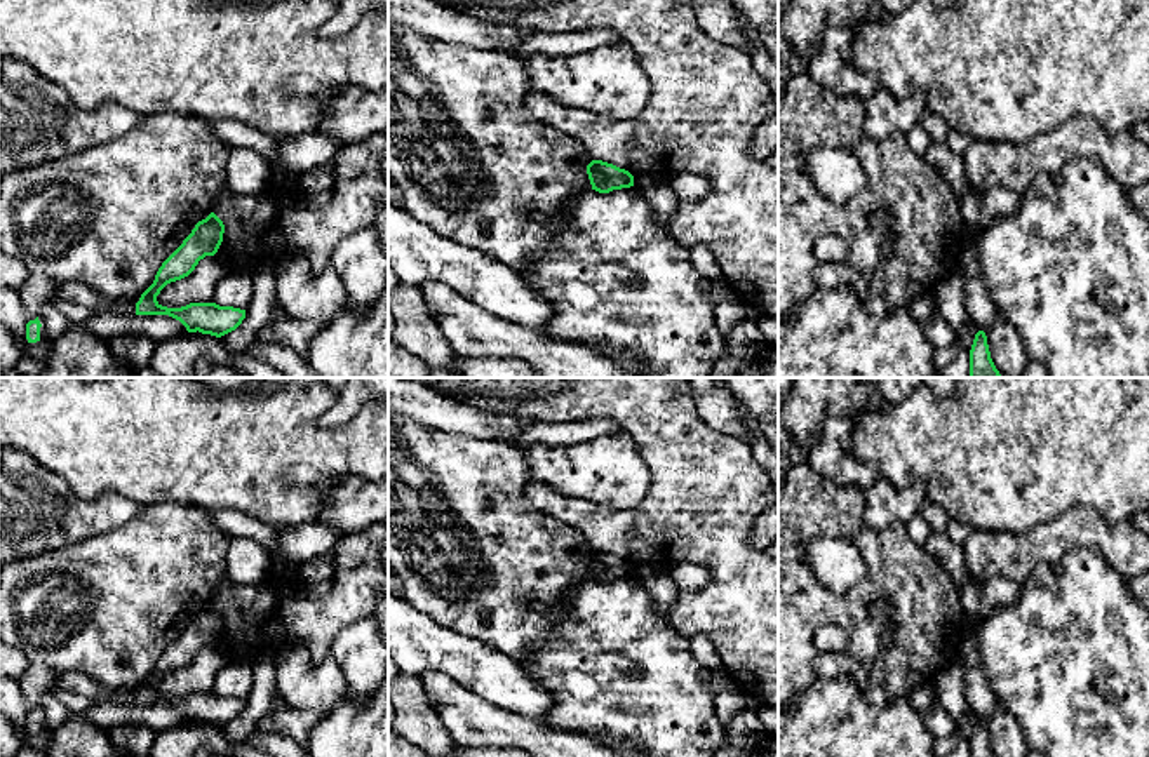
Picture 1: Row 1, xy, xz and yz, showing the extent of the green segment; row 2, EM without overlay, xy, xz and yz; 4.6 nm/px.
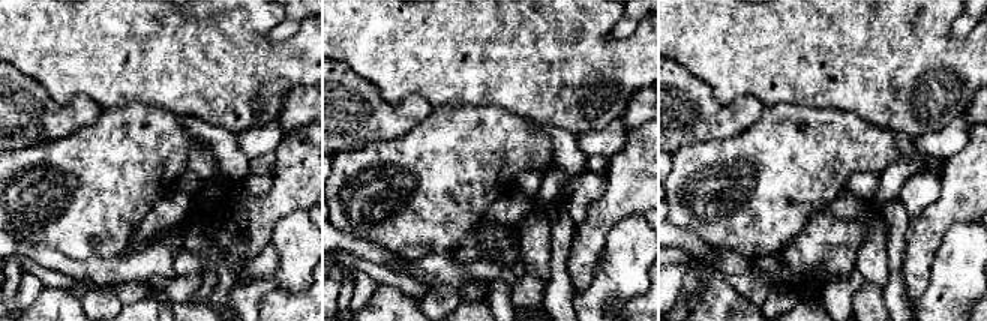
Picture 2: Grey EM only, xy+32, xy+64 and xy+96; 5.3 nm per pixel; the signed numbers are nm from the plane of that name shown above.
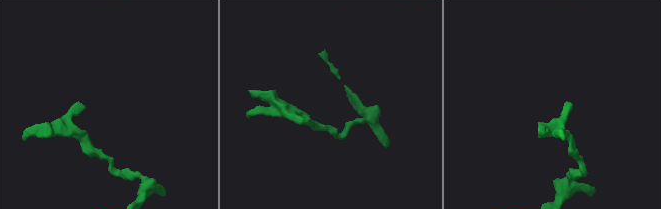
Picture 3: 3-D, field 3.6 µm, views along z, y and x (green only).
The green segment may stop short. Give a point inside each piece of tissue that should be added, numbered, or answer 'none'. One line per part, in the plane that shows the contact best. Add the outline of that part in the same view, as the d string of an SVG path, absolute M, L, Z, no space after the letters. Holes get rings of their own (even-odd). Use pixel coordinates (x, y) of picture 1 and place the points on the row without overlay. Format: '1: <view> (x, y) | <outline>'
none

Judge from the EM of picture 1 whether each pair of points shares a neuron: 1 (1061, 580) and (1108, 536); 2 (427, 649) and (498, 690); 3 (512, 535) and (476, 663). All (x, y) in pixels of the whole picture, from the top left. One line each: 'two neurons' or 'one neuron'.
1: two neurons
2: one neuron
3: two neurons

